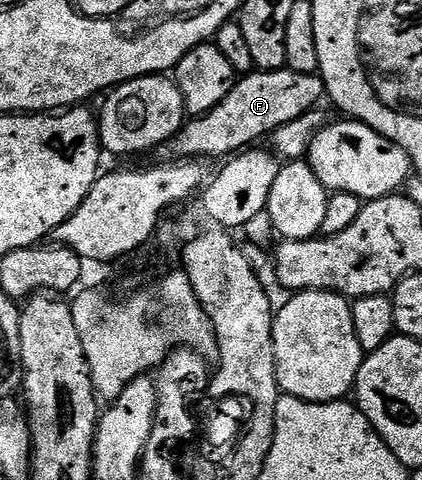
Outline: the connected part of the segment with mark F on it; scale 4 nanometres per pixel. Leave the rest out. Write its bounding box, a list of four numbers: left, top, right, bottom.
[163,69,325,161]

